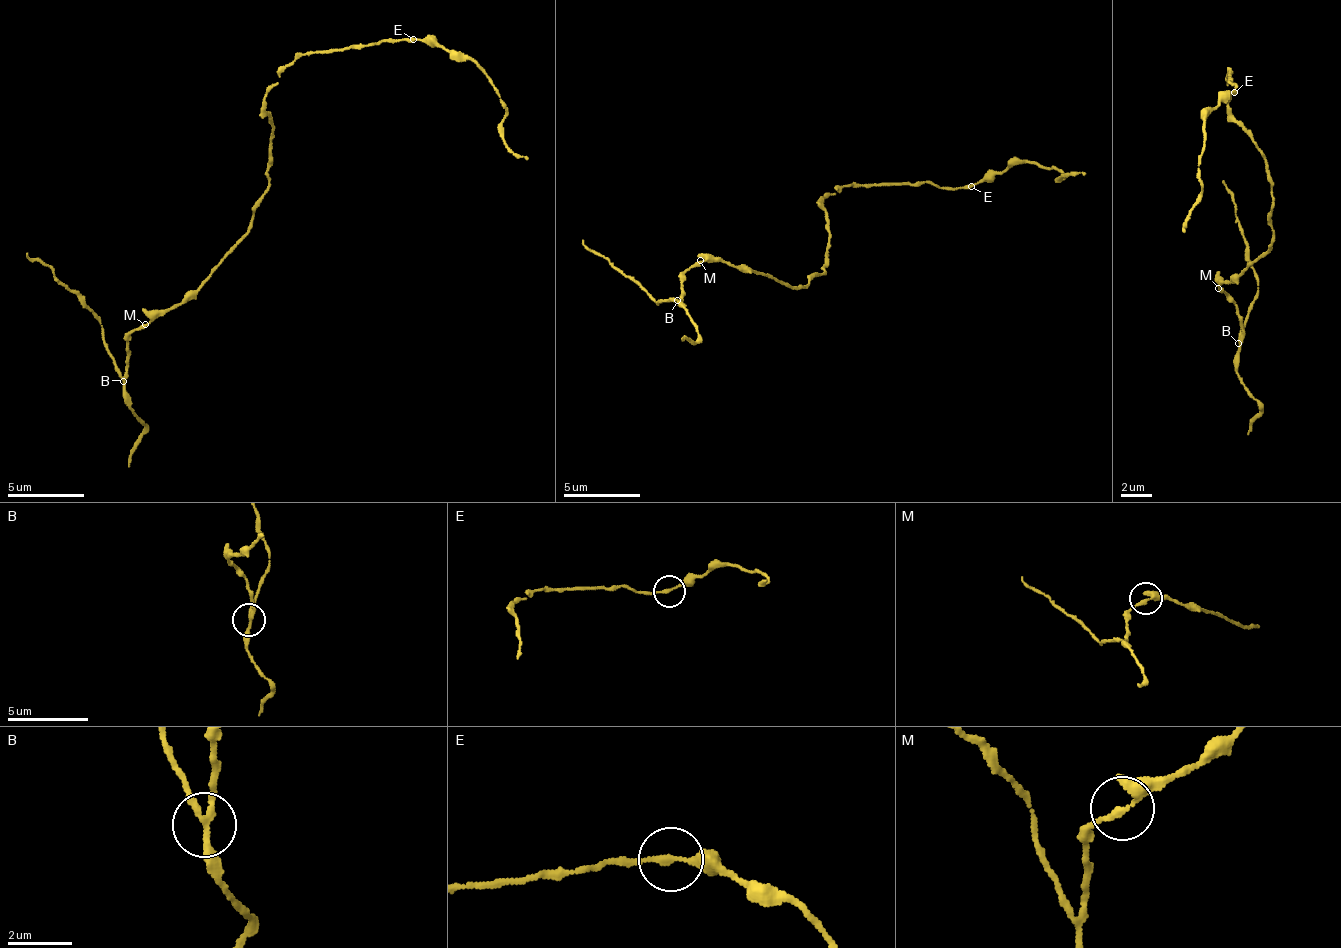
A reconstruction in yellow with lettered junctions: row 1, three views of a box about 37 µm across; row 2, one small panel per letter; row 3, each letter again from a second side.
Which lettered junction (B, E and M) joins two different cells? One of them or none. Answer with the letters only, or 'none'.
B

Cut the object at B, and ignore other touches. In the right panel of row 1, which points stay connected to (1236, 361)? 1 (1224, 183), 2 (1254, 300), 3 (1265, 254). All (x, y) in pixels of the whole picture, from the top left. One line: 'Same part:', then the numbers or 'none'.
Same part: 3

